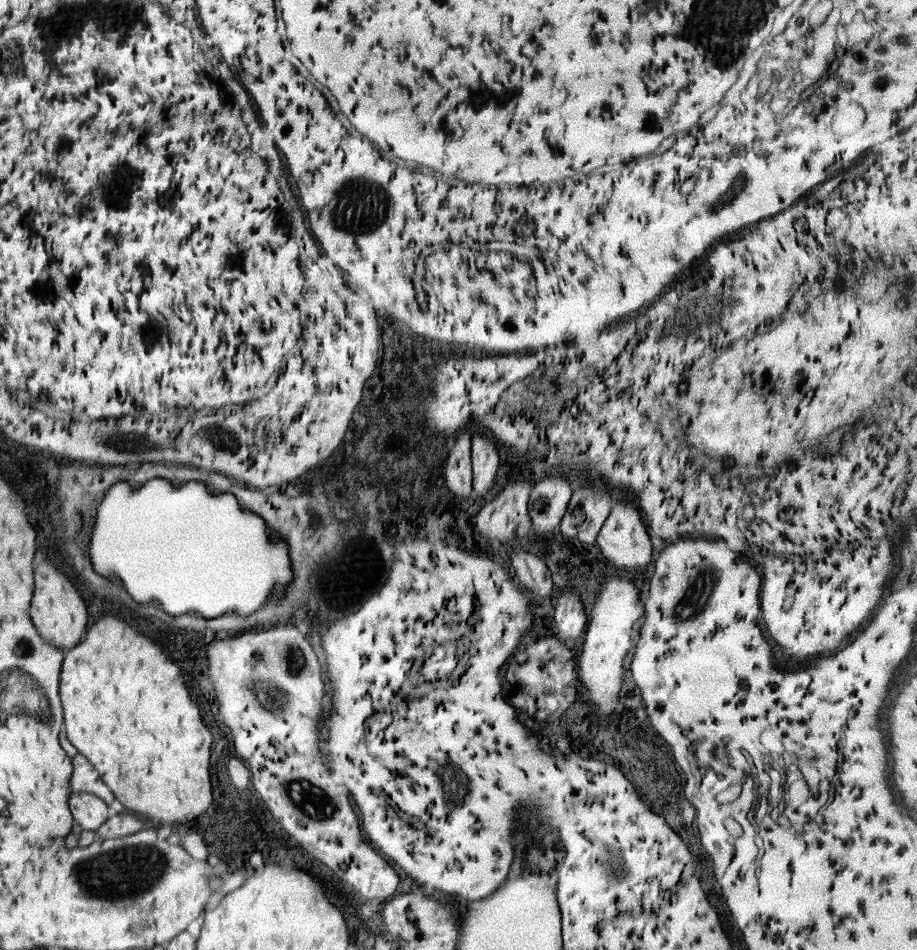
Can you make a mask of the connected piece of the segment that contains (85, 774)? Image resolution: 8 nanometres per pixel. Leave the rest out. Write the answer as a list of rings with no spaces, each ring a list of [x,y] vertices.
[[[77,753],[71,758],[71,763],[73,764],[69,780],[71,793],[90,793],[99,796],[110,805],[115,799],[115,794],[103,780],[100,780],[100,774],[92,768],[92,764],[84,758],[84,755]]]

